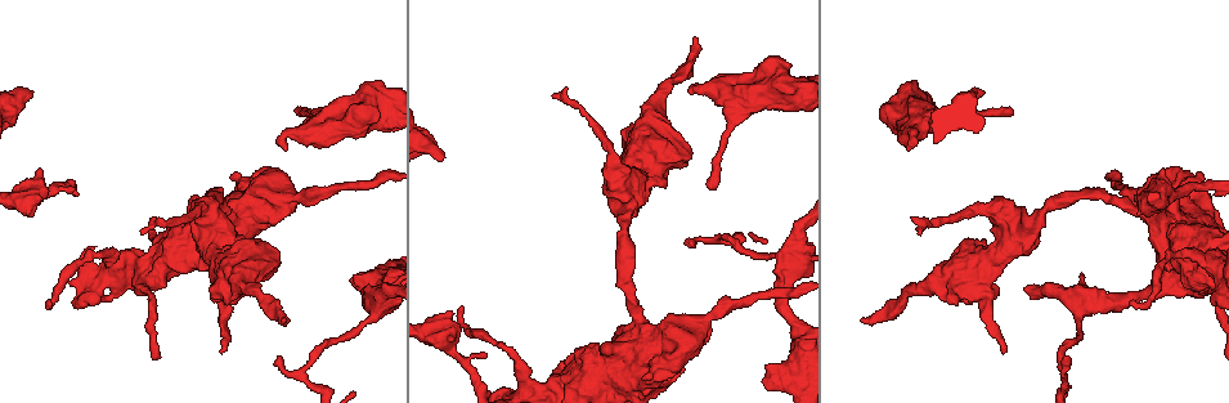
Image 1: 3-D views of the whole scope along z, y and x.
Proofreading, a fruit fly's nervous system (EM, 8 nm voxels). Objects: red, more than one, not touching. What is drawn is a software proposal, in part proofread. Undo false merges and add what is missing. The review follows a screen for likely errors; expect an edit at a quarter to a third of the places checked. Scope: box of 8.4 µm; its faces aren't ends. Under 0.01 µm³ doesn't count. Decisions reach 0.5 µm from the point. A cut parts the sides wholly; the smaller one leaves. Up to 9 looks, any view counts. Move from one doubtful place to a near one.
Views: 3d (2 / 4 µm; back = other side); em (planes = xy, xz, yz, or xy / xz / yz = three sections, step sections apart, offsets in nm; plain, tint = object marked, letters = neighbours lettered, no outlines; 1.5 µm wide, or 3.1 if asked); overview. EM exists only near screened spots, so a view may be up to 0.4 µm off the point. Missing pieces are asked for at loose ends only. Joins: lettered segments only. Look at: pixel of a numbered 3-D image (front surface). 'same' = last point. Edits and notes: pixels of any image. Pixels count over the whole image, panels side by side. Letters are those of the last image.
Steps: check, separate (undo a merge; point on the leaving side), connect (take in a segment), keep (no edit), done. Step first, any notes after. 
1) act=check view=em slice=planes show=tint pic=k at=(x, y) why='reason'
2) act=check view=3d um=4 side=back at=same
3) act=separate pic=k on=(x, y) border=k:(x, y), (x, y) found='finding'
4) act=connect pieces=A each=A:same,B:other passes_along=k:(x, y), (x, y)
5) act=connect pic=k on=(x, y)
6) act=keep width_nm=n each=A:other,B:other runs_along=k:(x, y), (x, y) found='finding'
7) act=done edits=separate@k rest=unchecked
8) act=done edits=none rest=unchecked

act=check view=em slice=planes show=plain pic=1 at=(762, 382) why='thick end'

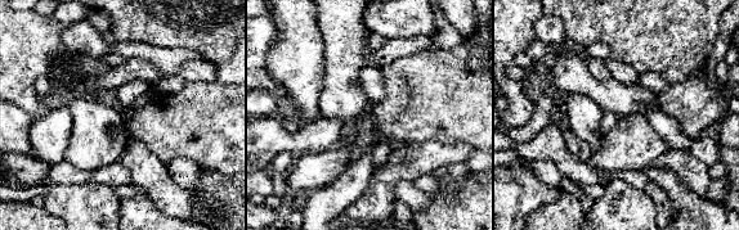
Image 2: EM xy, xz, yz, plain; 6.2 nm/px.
act=check view=em slice=planes show=letters at=same

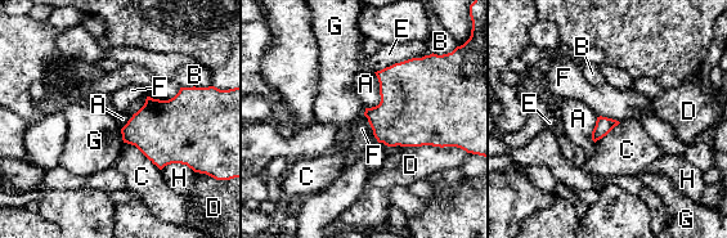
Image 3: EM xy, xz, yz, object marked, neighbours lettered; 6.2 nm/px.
act=keep each=A:other,B:other,C:other,D:other,E:other,F:other,G:other,H:other found='no lettered segment goes on from it'

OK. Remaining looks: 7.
act=check view=em slice=xz step=4 show=letters pic=1 at=(863, 321) why='free end'

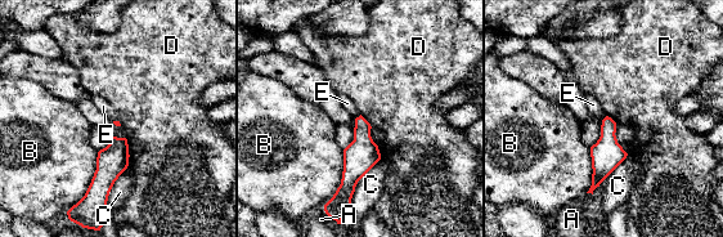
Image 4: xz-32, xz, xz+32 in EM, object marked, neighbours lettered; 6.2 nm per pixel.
act=keep each=A:other,B:other,C:other,D:other,E:other border=4:(126, 139), (129, 150), (128, 166) found='no lettered segment goes on from it'

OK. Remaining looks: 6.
act=check view=3d um=2 pic=1 at=(1178, 186) why='thin end'

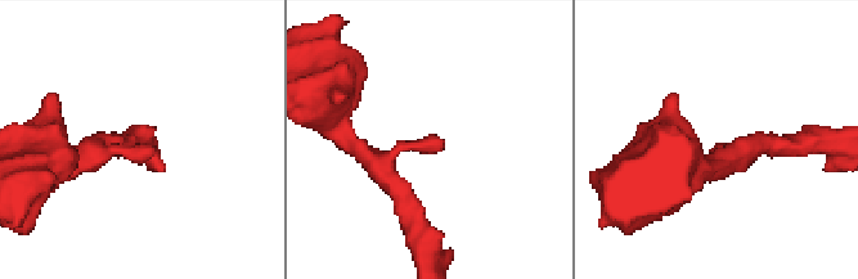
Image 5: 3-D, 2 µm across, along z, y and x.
act=check view=em slice=planes show=letters pic=5 at=(444, 147) arm_widths_nm=180,180 why='now the EM'

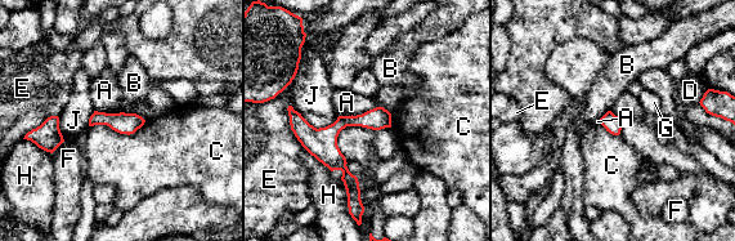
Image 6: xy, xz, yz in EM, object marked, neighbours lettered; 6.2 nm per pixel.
act=keep each=A:other,B:other,C:other,D:other,E:other,F:other,G:other,H:other,J:other runs_along=6:(380, 110), (331, 133), (352, 187) found='none of them fits'

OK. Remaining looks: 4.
act=check view=em slice=planes show=letters pic=1 at=(908, 148) why='stops while still wide'

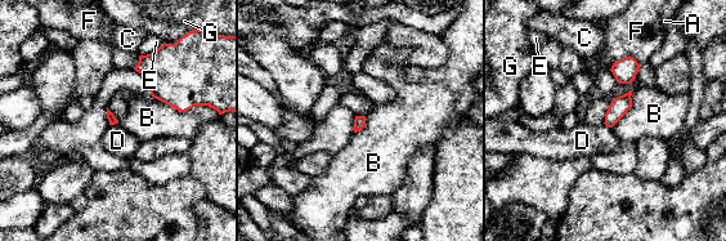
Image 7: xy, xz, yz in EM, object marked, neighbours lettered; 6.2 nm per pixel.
act=keep longest_contact=B:340nm each=A:other,B:other,C:other,D:other,E:other,F:other,G:other border=7:(149, 94), (180, 111), (202, 106) found='none of them fits'

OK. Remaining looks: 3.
act=done edits=none rest=unchecked

